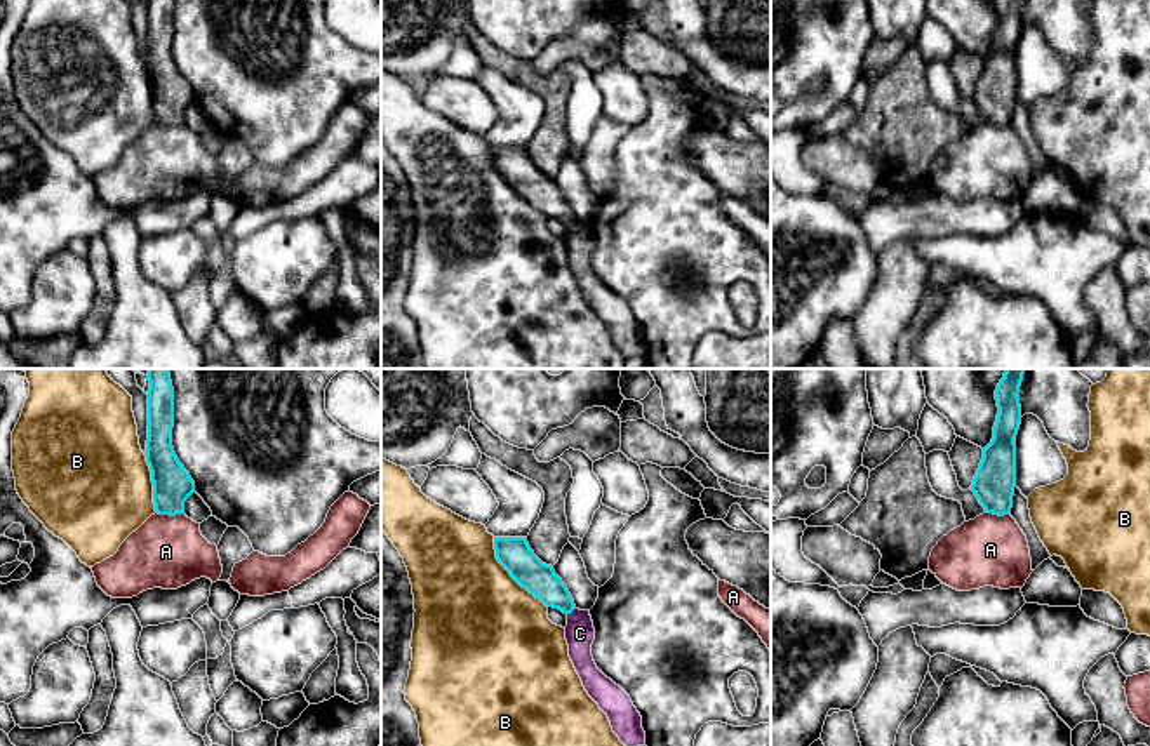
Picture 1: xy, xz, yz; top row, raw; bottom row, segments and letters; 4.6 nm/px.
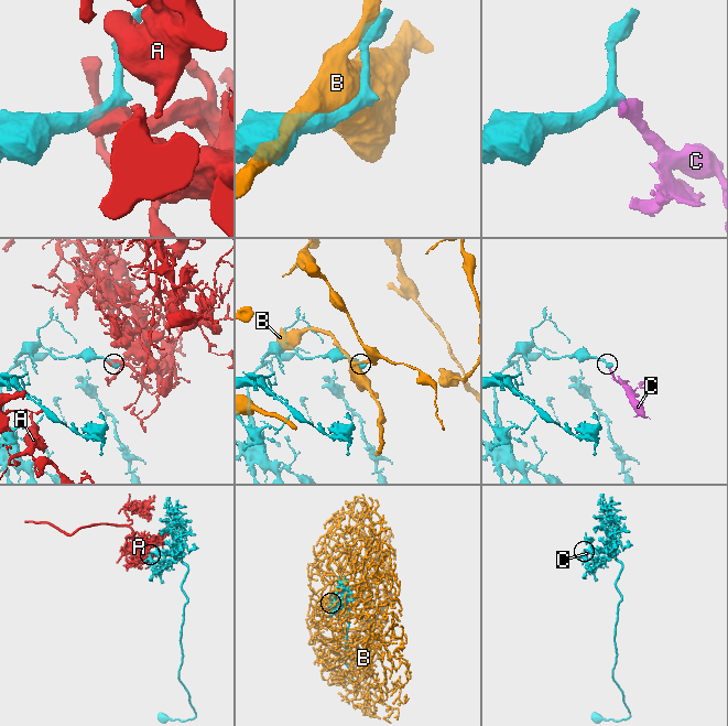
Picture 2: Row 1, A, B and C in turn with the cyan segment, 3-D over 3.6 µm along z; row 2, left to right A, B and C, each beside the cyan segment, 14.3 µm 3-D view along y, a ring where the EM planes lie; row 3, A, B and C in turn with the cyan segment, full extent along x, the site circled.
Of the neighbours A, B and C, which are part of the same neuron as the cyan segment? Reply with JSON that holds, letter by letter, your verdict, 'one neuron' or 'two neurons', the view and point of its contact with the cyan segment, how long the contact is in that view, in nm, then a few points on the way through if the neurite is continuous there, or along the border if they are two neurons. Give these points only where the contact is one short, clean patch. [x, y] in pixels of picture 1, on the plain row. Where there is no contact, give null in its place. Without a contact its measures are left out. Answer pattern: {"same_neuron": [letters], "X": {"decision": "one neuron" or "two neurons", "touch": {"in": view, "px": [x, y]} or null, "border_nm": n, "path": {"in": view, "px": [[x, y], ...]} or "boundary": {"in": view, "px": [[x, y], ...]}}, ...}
{"same_neuron": ["C"], "A": {"decision": "two neurons", "touch": {"in": "xy", "px": [171, 126]}, "border_nm": 130}, "B": {"decision": "two neurons", "touch": {"in": "xz", "px": [510, 185]}, "border_nm": 420}, "C": {"decision": "one neuron", "touch": {"in": "xz", "px": [571, 221]}, "border_nm": 50, "path": {"in": "xz", "px": [[540, 190], [571, 221], [580, 233], [580, 244]]}}}

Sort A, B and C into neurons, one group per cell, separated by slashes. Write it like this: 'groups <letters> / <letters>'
groups A / B / C

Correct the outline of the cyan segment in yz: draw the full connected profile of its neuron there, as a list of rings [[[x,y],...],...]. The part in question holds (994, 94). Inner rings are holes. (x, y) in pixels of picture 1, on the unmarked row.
[[[995,0],[999,17],[993,49],[983,59],[983,70],[974,85],[971,101],[986,123],[1011,125],[1016,97],[1016,54],[1021,16],[1020,0]]]

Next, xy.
[[[148,0],[146,73],[153,92],[153,115],[158,125],[184,123],[184,111],[195,92],[179,73],[172,57],[174,0]]]

